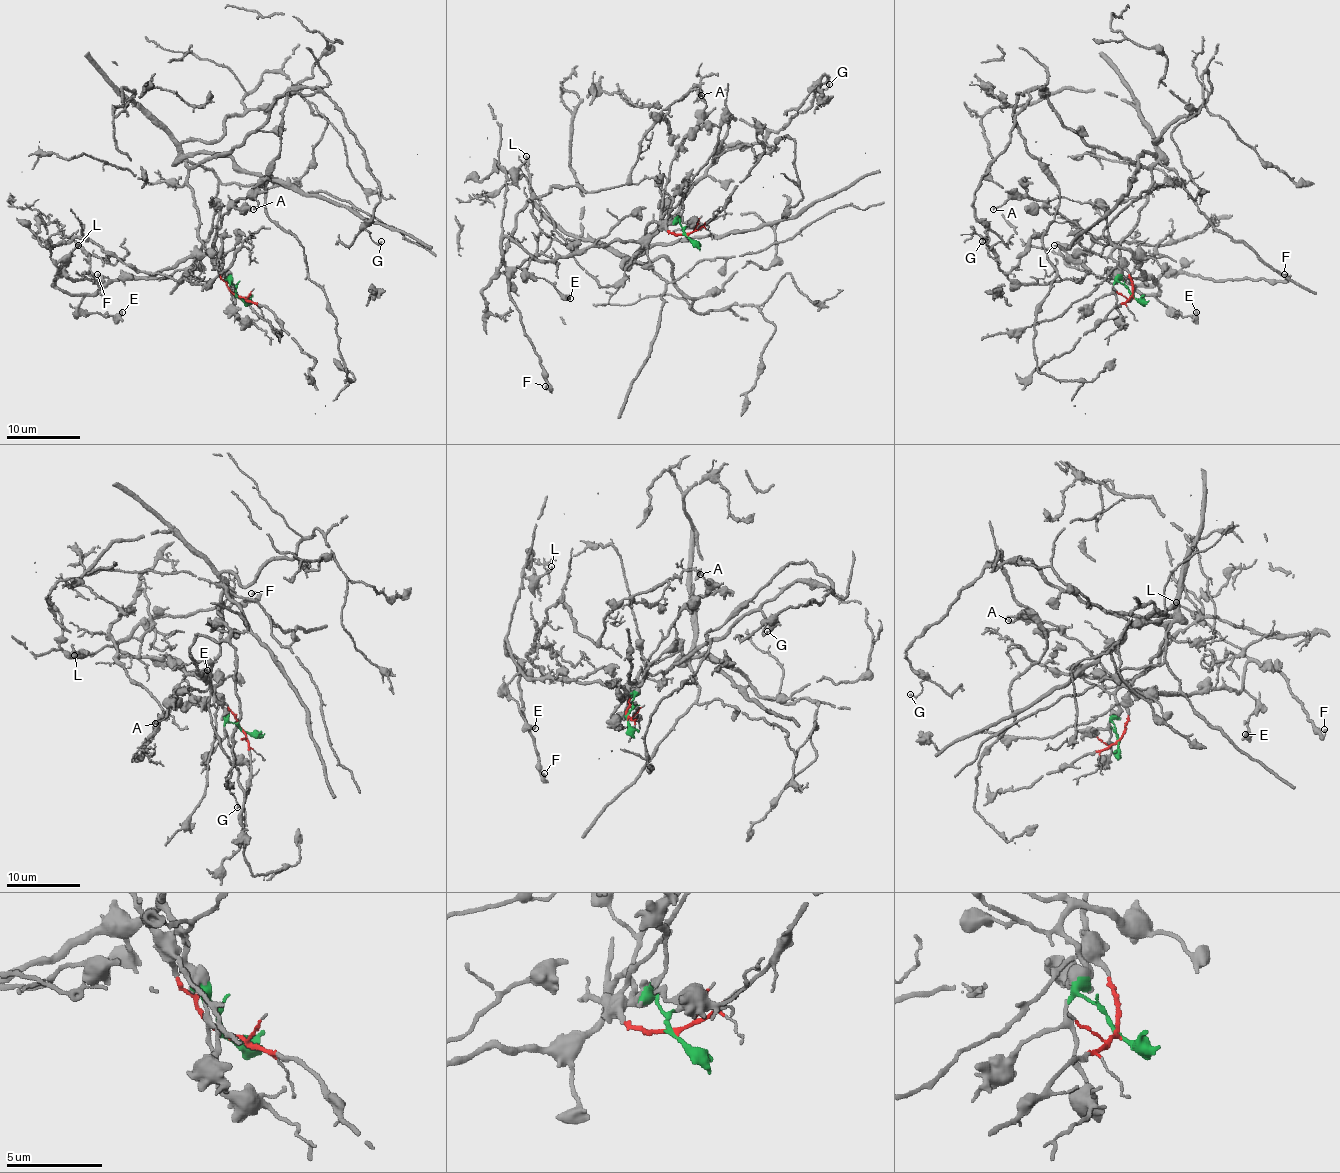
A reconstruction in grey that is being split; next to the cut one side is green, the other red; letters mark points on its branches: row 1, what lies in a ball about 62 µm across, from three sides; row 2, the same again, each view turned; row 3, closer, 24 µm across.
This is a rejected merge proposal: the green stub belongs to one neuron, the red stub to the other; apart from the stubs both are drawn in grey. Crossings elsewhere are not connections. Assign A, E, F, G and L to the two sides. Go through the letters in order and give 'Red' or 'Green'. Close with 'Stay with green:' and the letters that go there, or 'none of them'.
A: Green
E: Green
F: Green
G: Red
L: Green
Stay with green: A, E, F, L

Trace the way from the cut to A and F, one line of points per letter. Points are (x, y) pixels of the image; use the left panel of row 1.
A: (236, 295), (223, 262), (212, 245), (222, 218), (238, 200), (253, 198), (258, 205), (253, 209)
F: (236, 295), (212, 247), (93, 293), (54, 286), (58, 273), (97, 275)

